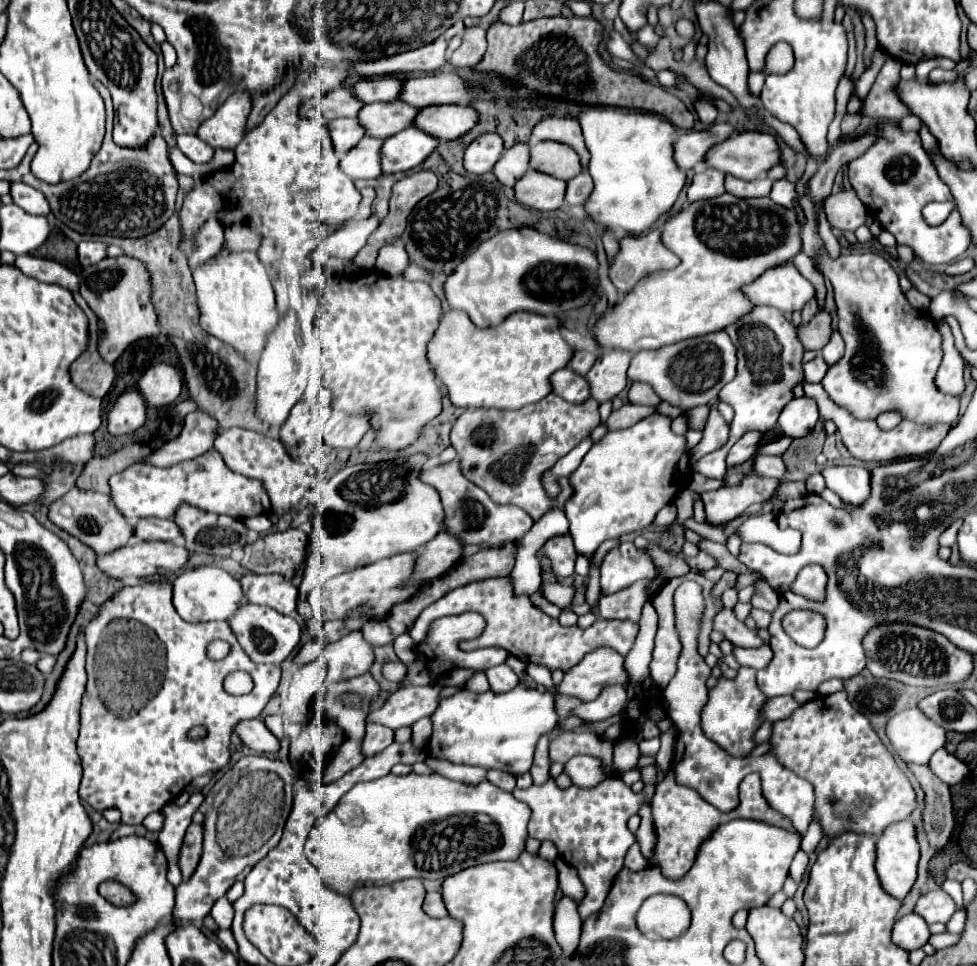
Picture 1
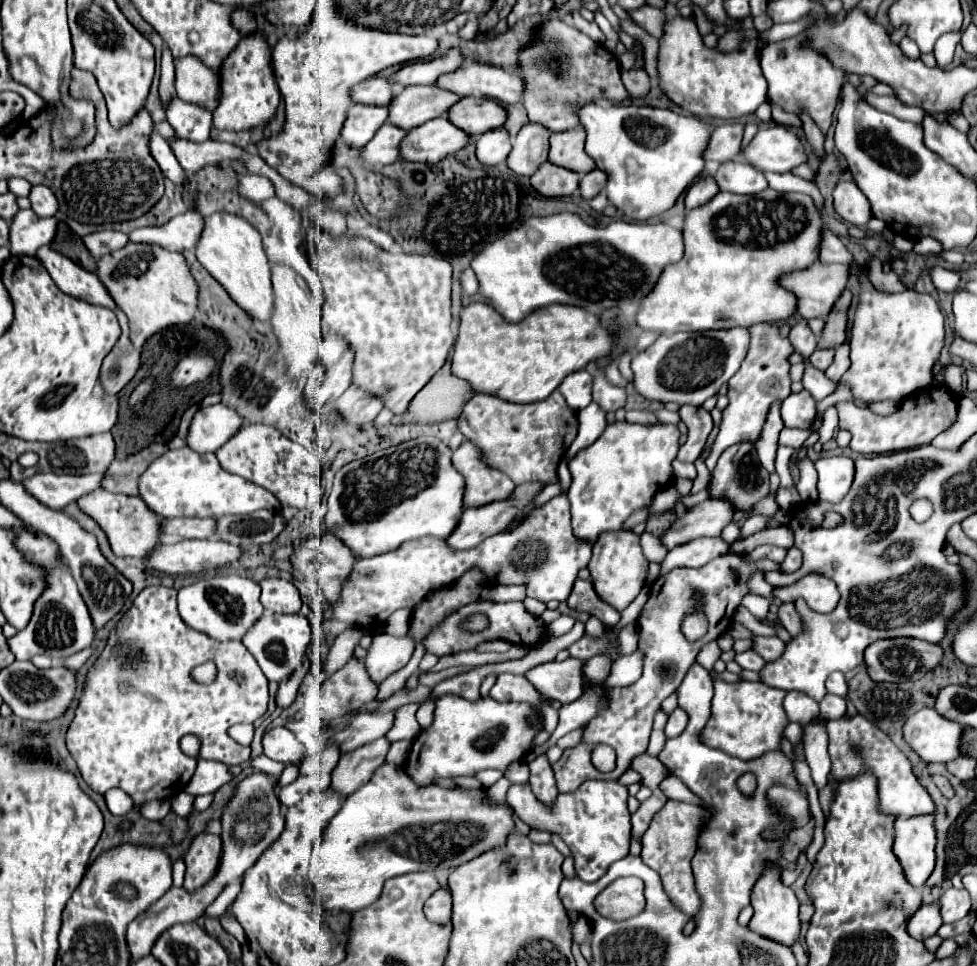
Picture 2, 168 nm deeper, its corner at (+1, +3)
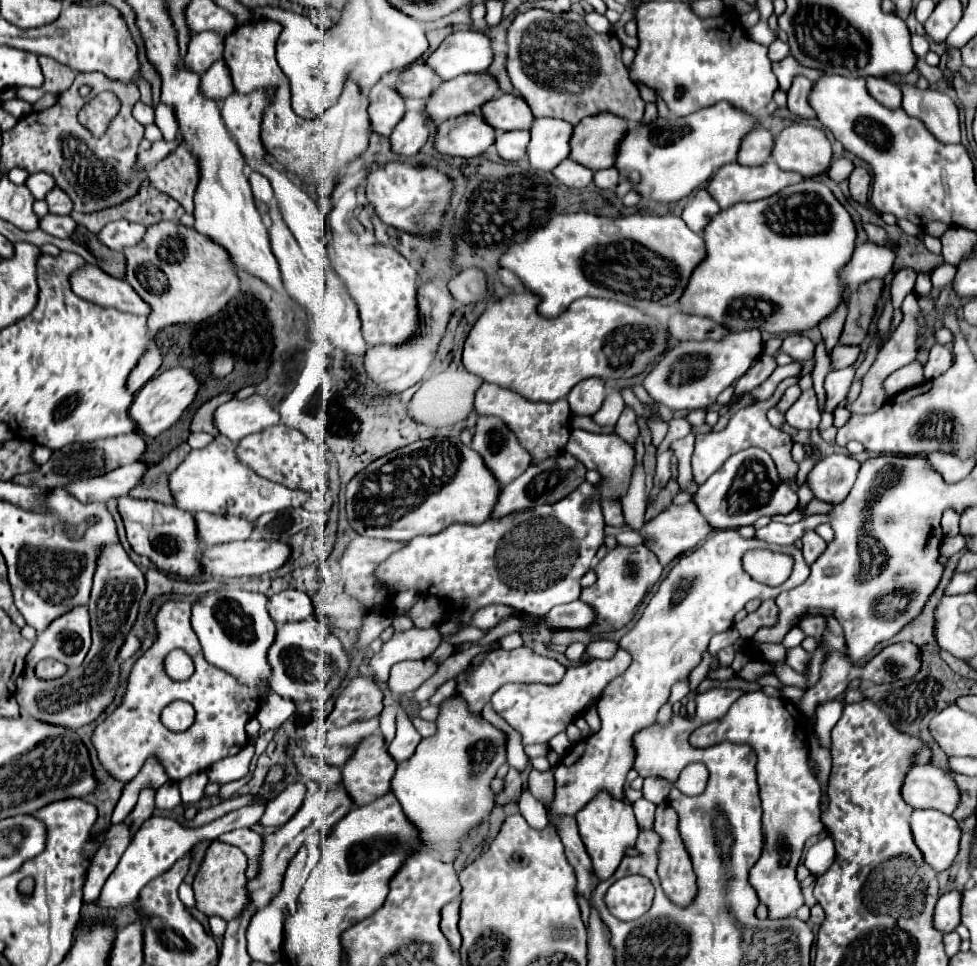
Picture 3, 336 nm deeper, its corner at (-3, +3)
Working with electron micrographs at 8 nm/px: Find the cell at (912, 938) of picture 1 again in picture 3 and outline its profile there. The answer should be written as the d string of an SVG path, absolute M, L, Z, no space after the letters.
M949 891L939 897L933 923L935 923L935 929L943 933L951 933L957 929L957 925L961 923L961 893L959 891Z

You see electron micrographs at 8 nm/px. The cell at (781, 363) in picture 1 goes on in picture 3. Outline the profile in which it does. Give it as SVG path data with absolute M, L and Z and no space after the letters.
M791 377L791 379L783 379L783 381L777 385L777 389L775 389L775 393L773 393L771 399L767 399L767 401L757 401L753 407L735 411L735 413L731 415L731 419L729 419L729 423L727 423L725 429L713 431L713 433L707 433L707 435L703 435L703 433L697 435L695 453L693 453L693 459L691 459L693 479L695 479L697 485L705 483L705 479L709 479L733 453L743 451L743 449L749 449L749 447L765 449L765 451L771 455L771 459L773 459L775 465L777 465L779 479L789 481L789 479L795 479L795 477L797 477L799 465L797 465L797 463L793 461L793 457L791 457L791 447L793 447L791 435L787 435L787 433L781 431L781 429L775 429L775 427L769 423L769 419L767 419L767 411L779 403L779 399L783 397L785 389L787 389L789 385L793 385L793 383L797 383L797 379L793 379L793 377Z

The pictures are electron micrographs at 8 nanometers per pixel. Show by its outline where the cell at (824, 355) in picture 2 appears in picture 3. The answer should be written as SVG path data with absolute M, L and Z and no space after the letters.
M837 345L831 353L831 367L833 369L845 369L853 365L859 357L859 347L855 345Z

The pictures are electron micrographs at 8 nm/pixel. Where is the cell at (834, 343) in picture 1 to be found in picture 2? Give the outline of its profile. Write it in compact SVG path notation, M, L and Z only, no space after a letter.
M845 343L843 347L837 347L835 349L835 359L833 359L833 365L825 371L825 375L831 379L831 381L839 381L841 375L849 369L849 345Z

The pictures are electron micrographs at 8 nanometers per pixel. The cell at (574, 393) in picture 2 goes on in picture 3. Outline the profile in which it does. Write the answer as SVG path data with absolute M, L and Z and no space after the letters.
M595 377L577 383L567 395L571 411L577 415L597 413L599 407L603 405L603 399L605 399L605 381L595 379Z

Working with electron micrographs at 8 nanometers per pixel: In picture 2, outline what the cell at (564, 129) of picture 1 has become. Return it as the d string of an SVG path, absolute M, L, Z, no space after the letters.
M547 21L539 41L527 47L519 55L519 61L519 71L525 77L523 105L529 121L547 127L551 133L569 131L579 125L575 105L601 99L621 101L627 97L627 89L621 83L617 57L563 21Z

